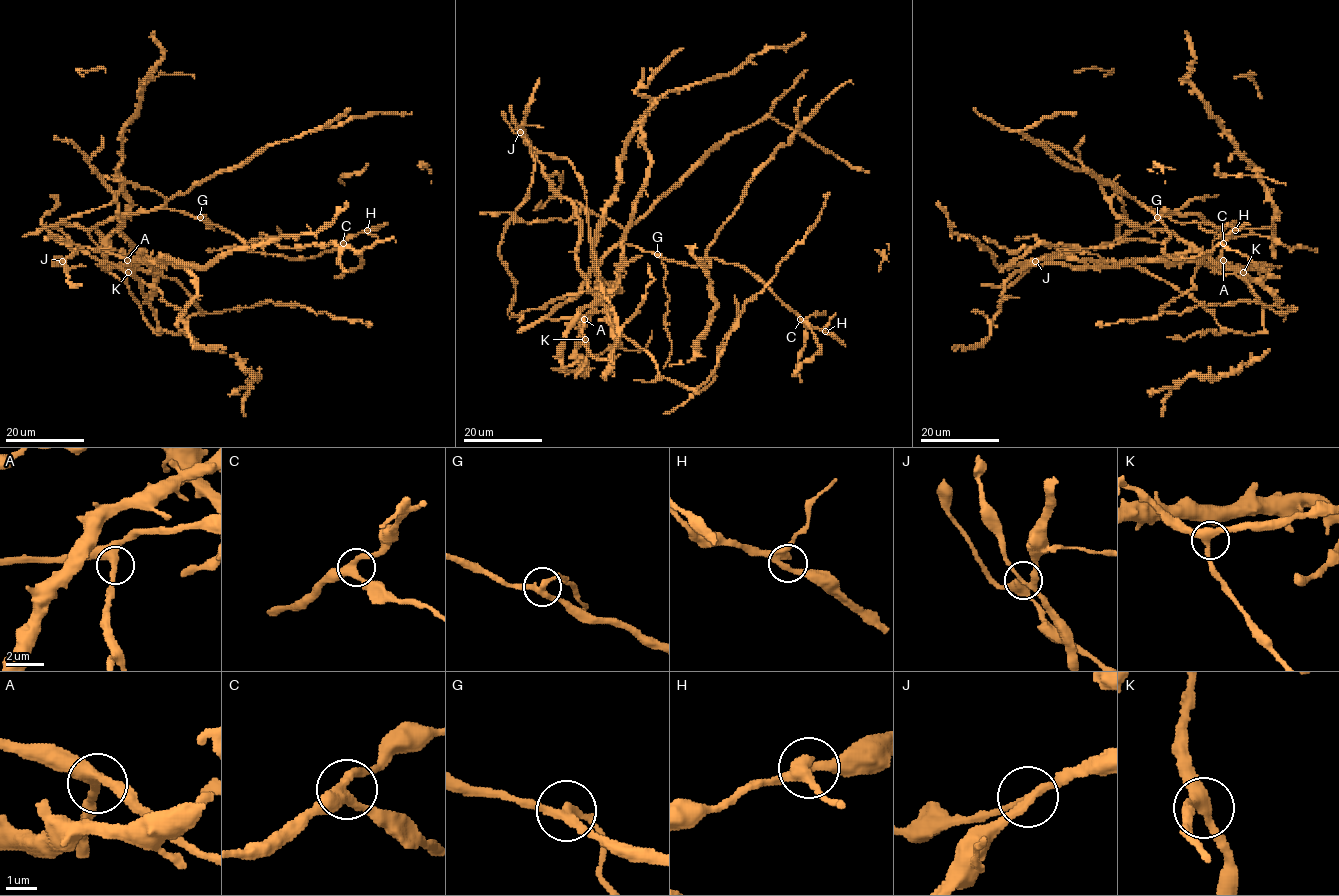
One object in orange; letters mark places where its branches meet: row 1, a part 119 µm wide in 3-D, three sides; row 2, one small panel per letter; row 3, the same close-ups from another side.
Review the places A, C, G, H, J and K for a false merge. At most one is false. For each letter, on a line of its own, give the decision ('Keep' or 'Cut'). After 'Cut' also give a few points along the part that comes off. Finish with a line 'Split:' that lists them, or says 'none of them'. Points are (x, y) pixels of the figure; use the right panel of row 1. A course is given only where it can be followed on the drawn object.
A: Keep
C: Keep
G: Cut. Course of the part to remove: (1158, 217), (1167, 216), (1172, 221), (1217, 227), (1272, 227)
H: Keep
J: Keep
K: Keep
Split: G

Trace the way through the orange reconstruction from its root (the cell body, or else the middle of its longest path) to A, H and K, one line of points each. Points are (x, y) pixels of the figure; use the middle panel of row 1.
A: (579, 221), (574, 208), (613, 220), (624, 229), (583, 288), (548, 316), (584, 319)
H: (579, 221), (574, 208), (589, 210), (615, 221), (624, 242), (694, 267), (744, 266), (825, 331)
K: (579, 221), (574, 208), (613, 220), (624, 229), (583, 288), (548, 316), (582, 318), (585, 339)

